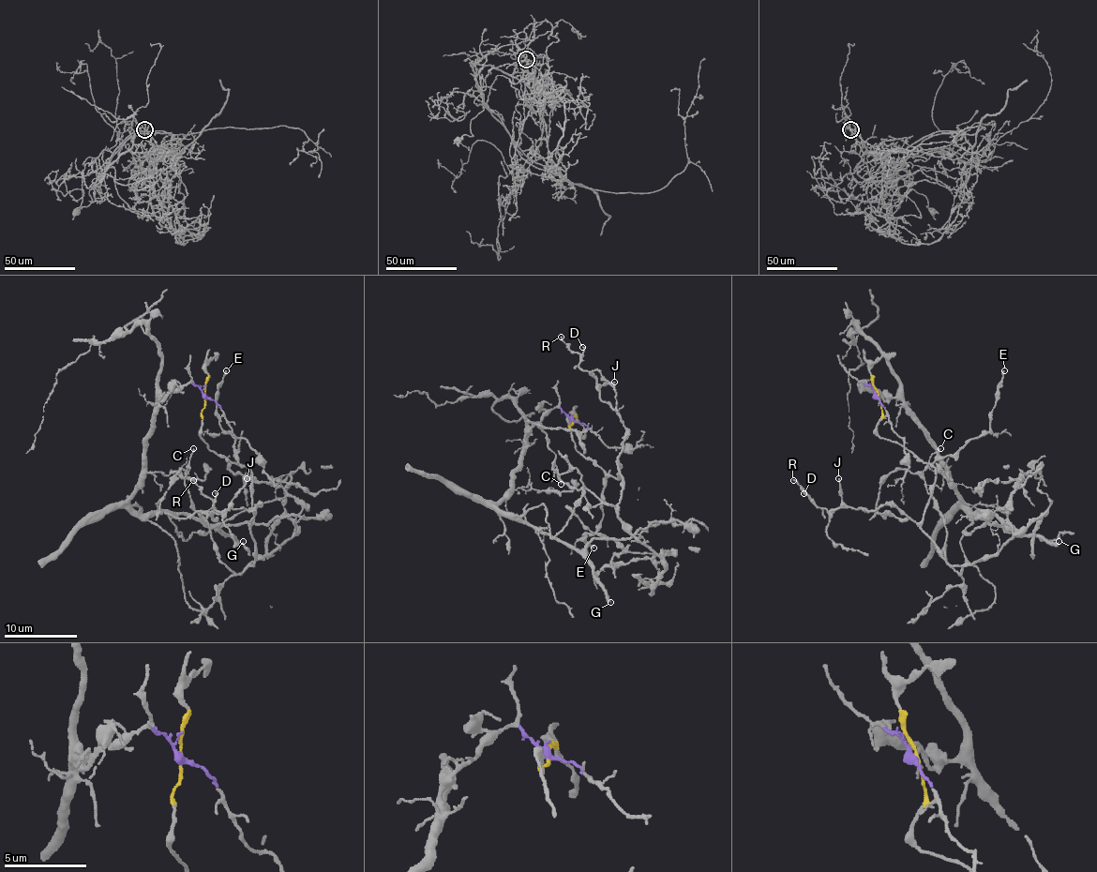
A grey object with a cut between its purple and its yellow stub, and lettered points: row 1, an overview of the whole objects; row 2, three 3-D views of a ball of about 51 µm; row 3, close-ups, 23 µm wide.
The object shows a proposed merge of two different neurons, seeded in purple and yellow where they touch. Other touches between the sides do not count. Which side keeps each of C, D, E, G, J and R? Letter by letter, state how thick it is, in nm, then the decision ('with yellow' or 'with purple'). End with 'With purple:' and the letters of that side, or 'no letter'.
C: 140 nm thick; with yellow
D: 140 nm thick; with yellow
E: 200 nm thick; with yellow
G: 280 nm thick; with purple
J: 150 nm thick; with yellow
R: 160 nm thick; with yellow
With purple: G

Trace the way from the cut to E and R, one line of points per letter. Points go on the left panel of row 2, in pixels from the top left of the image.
E: (205, 396), (200, 436), (207, 447), (236, 463), (234, 438), (223, 430), (217, 413), (217, 392), (225, 370)
R: (205, 396), (200, 436), (207, 447), (251, 473), (251, 522), (259, 507), (217, 511), (192, 480)

